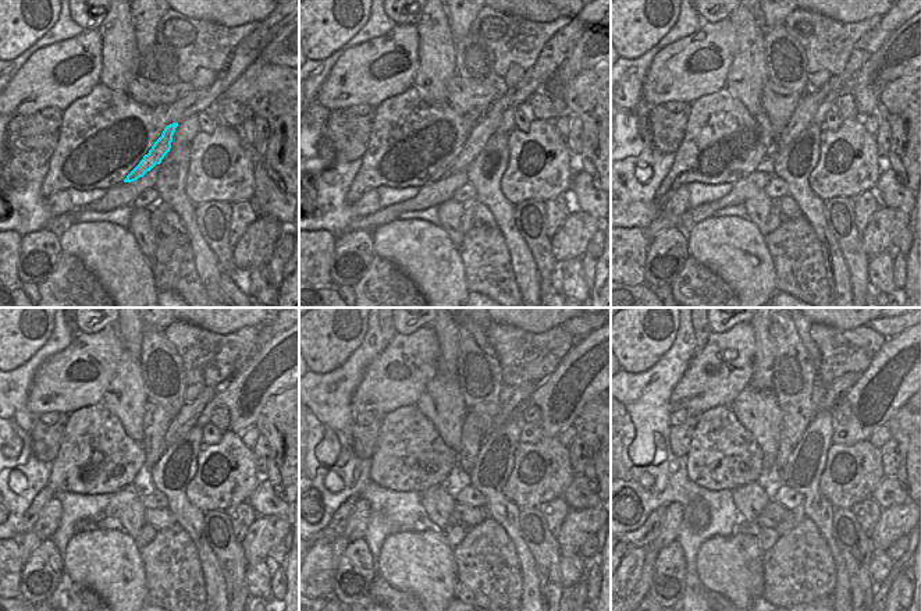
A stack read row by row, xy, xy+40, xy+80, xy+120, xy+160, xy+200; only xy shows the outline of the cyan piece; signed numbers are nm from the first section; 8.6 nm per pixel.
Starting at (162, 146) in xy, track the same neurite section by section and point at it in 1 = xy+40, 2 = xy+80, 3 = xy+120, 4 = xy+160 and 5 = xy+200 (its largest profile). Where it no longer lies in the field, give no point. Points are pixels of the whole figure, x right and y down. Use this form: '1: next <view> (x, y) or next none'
1: next xy+40 (490, 121)
2: next xy+80 (803, 114)
3: next xy+120 (188, 414)
4: next xy+160 (523, 391)
5: next xy+200 (836, 391)

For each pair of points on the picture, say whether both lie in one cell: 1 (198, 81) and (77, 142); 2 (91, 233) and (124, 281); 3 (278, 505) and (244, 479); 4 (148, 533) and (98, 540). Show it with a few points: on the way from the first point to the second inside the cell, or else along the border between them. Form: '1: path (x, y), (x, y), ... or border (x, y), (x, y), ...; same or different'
1: border (216, 71), (216, 75), (205, 86), (195, 89); different
2: path (102, 245), (121, 269); same
3: border (259, 482), (248, 500); different
4: border (134, 539), (141, 550); different

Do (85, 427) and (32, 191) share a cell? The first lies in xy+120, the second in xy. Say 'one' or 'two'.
two

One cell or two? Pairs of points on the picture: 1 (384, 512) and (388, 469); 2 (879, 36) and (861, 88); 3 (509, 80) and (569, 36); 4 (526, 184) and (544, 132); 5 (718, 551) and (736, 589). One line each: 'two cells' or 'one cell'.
1: two cells
2: two cells
3: two cells
4: one cell
5: one cell

